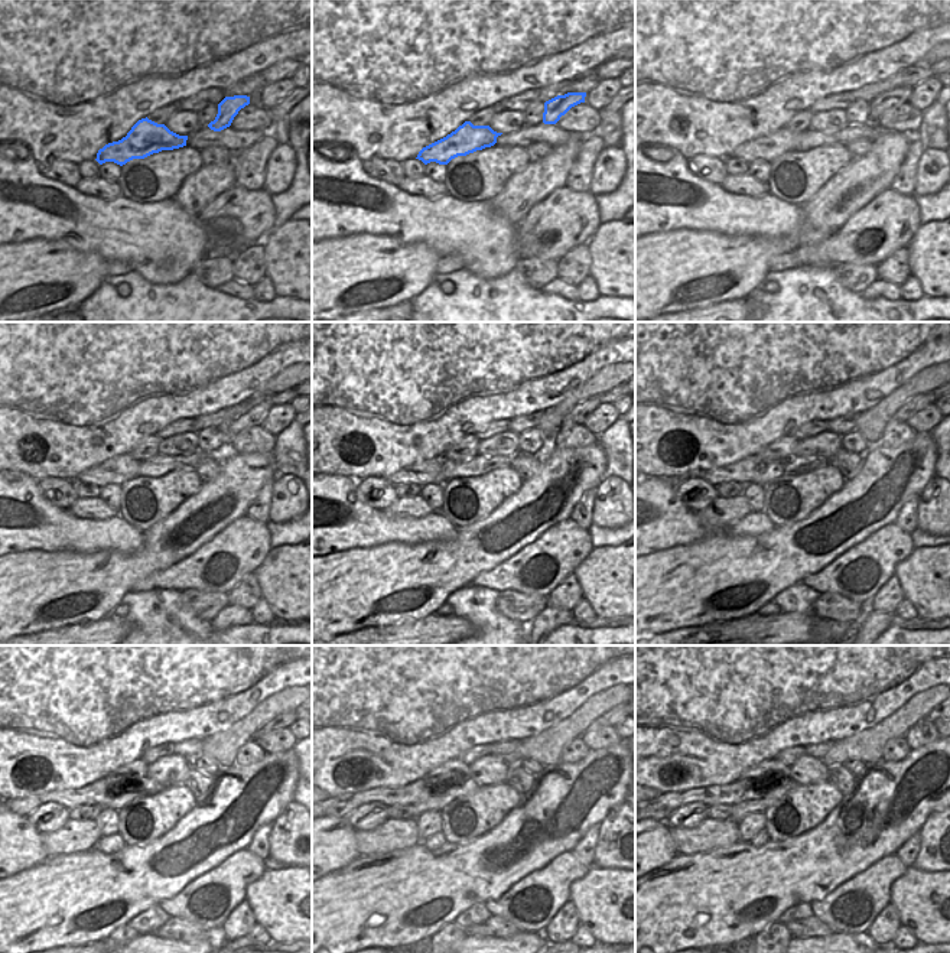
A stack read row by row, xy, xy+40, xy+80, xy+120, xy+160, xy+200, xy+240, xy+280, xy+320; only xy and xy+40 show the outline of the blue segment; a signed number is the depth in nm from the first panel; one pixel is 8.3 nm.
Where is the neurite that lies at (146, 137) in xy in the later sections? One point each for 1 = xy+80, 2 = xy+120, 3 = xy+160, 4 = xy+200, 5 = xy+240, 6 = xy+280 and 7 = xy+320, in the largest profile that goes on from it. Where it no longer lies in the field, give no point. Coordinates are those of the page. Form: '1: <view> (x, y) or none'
1: xy+80 (768, 148)
2: xy+120 (119, 470)
3: xy+160 (430, 471)
4: xy+200 (750, 464)
5: xy+240 (101, 786)
6: xy+280 (341, 806)
7: xy+320 (664, 804)

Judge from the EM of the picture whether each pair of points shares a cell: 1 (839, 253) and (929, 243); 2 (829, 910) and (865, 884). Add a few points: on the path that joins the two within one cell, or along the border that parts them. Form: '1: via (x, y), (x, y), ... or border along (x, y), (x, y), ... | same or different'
1: border along (920, 224), (905, 246) | different
2: via (839, 903), (848, 891), (855, 890) | same

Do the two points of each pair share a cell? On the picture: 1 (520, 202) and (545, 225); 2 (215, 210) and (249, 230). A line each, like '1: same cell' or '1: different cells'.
1: different cells
2: same cell

